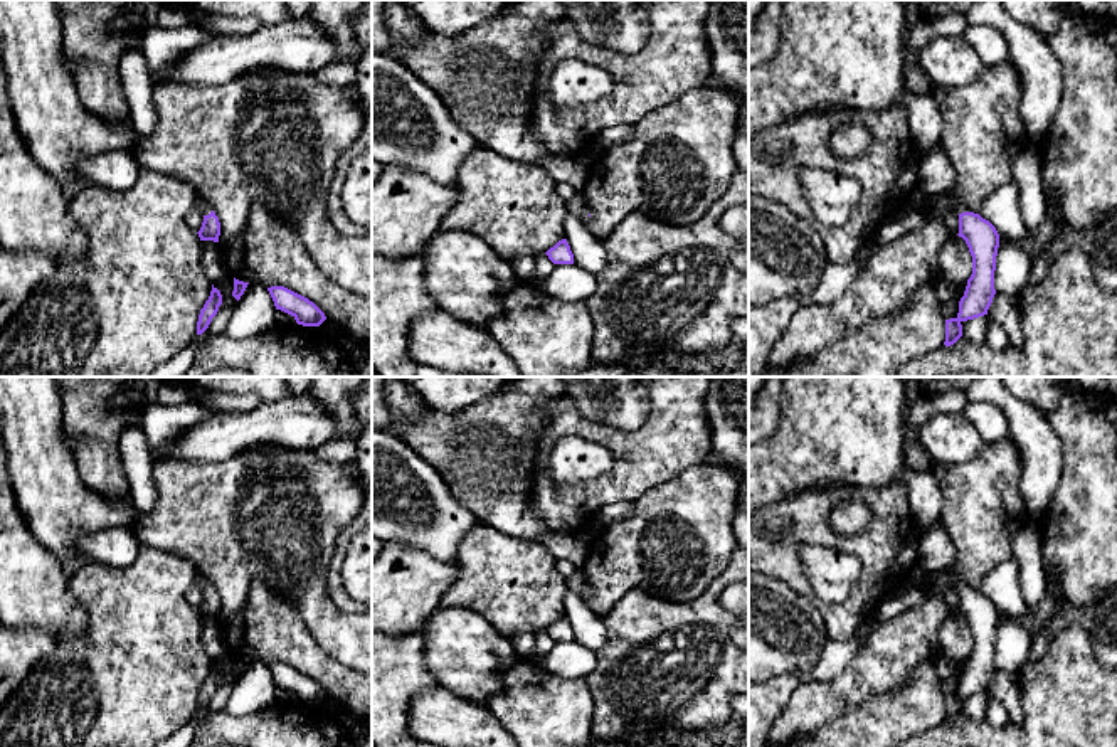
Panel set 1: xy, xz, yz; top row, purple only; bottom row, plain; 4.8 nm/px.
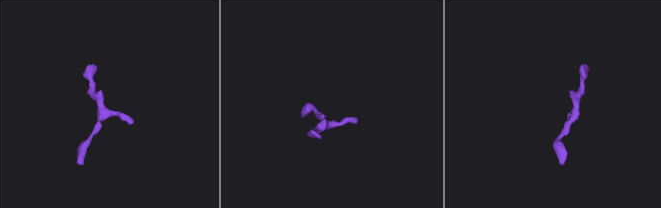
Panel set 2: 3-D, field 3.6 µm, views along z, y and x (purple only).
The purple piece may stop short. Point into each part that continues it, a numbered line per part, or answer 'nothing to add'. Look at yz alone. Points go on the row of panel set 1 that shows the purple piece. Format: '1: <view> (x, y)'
1: yz (936, 174)

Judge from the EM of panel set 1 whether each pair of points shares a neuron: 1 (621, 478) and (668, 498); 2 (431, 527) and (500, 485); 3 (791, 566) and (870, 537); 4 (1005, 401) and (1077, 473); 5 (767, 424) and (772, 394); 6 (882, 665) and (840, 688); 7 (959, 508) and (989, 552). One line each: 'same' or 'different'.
1: different
2: different
3: same
4: different
5: same
6: same
7: same

